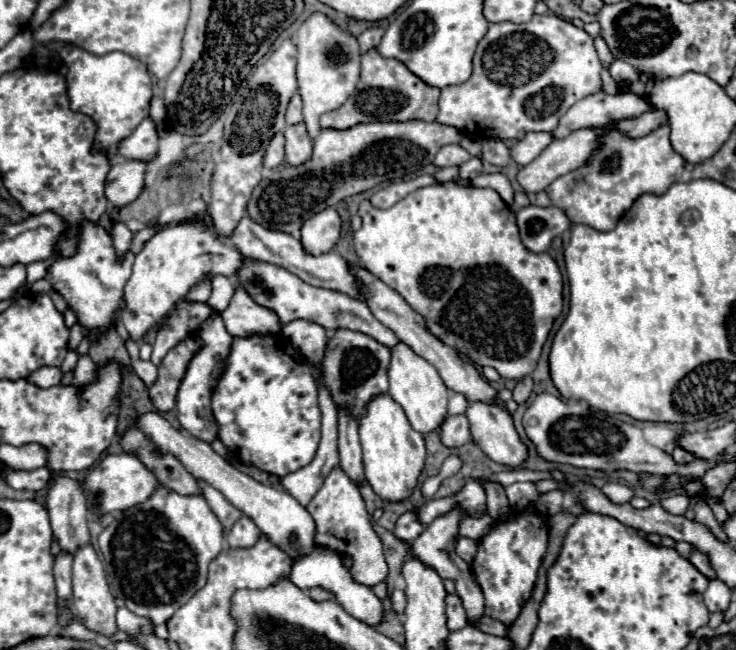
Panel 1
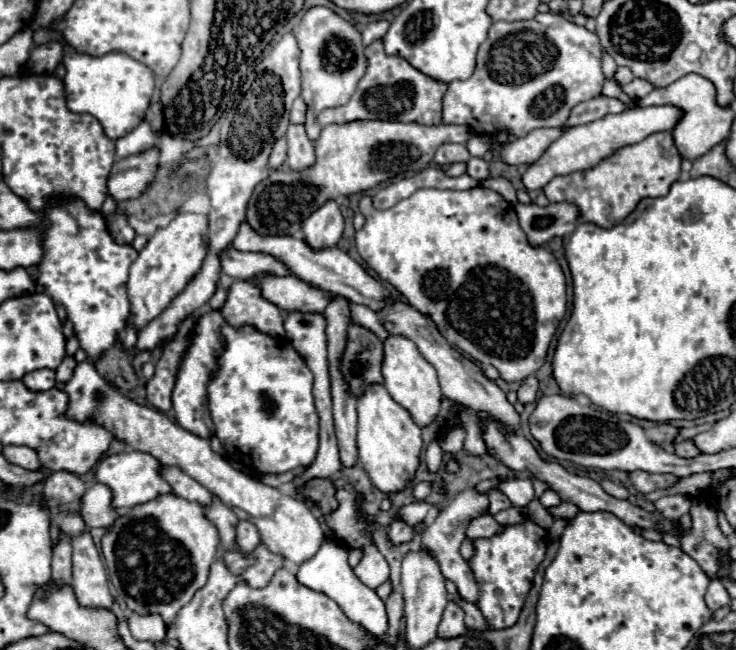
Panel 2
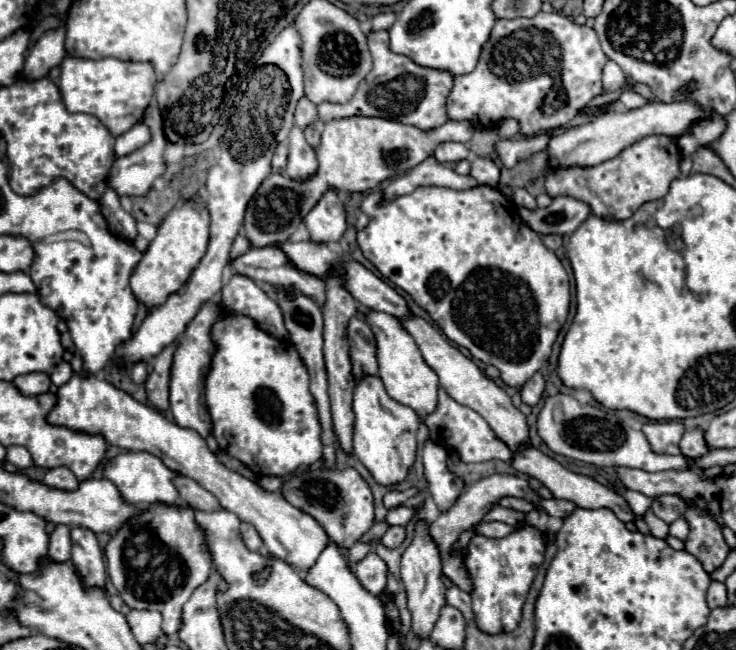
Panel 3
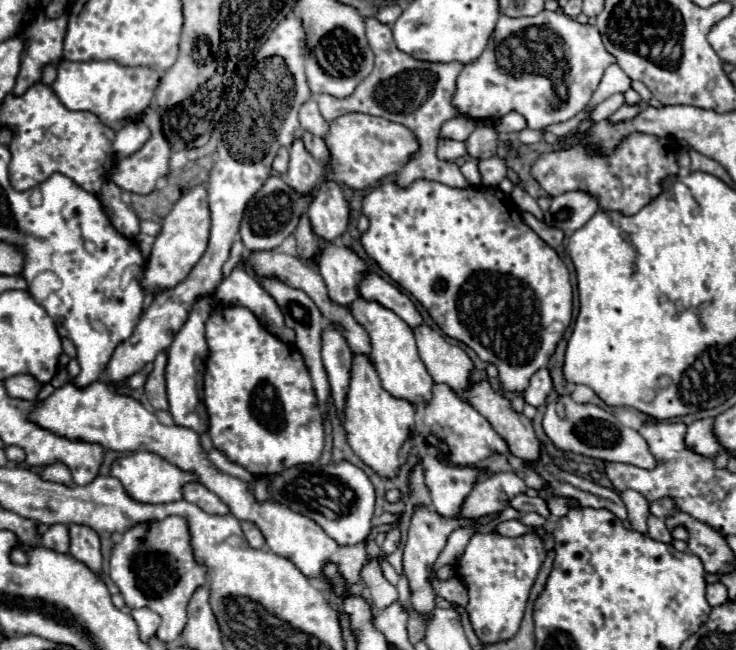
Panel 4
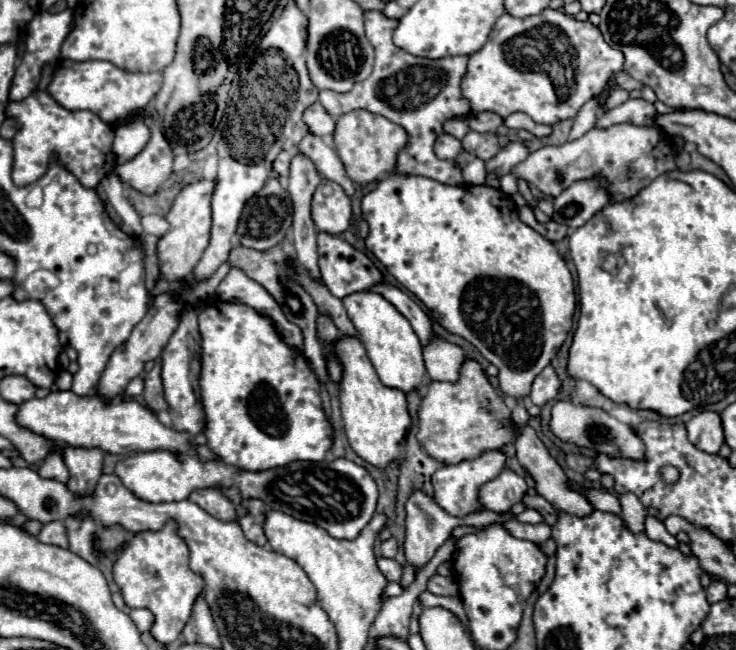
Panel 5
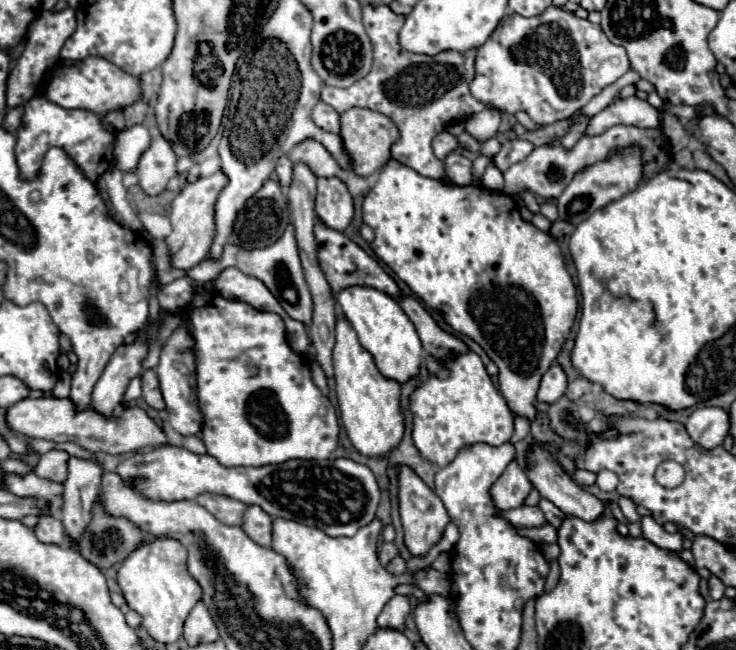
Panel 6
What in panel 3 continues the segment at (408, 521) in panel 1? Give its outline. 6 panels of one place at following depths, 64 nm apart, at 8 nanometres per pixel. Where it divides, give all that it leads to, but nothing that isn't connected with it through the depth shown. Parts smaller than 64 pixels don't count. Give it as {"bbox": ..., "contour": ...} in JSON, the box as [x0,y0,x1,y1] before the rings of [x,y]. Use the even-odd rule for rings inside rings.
{"bbox":[382,526,406,548],"contour":[[[390,526],[388,532],[382,536],[382,544],[386,548],[398,548],[406,538],[406,530],[402,526]]]}

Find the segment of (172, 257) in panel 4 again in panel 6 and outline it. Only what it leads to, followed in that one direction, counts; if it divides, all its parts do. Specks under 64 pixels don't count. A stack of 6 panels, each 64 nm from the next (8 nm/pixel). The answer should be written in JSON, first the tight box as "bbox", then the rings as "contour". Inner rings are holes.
{"bbox":[166,170,228,270],"contour":[[[222,170],[208,178],[198,178],[192,184],[186,184],[178,196],[172,202],[172,212],[170,212],[170,222],[172,222],[172,234],[166,238],[172,254],[172,264],[182,270],[190,270],[198,262],[202,262],[212,246],[212,240],[216,236],[216,224],[214,224],[214,204],[228,184],[228,178]]]}

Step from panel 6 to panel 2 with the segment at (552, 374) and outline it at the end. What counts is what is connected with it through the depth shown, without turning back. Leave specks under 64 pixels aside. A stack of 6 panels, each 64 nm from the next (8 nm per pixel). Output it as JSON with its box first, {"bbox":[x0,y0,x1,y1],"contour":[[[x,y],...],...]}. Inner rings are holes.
{"bbox":[518,376,538,404],"contour":[[[530,376],[522,382],[520,390],[518,390],[518,400],[522,404],[530,404],[536,400],[536,394],[538,394],[538,378],[536,376]]]}

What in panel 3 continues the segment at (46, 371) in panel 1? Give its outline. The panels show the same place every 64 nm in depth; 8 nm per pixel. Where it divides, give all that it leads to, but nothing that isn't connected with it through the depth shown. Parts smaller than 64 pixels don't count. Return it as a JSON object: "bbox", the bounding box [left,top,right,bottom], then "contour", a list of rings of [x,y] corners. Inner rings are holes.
{"bbox":[12,372,50,396],"contour":[[[32,372],[32,374],[22,374],[22,376],[16,376],[12,380],[12,384],[18,388],[20,394],[24,396],[38,396],[38,394],[44,394],[48,392],[50,388],[50,376],[44,376],[40,372]]]}

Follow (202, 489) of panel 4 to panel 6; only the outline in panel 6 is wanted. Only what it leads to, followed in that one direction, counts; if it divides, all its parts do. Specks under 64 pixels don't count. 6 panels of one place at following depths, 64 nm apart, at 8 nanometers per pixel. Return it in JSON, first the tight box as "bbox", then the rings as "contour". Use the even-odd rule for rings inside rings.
{"bbox":[196,494,246,526],"contour":[[[200,494],[196,498],[200,506],[204,506],[210,514],[214,514],[222,524],[228,526],[242,526],[242,518],[246,512],[246,504],[226,498],[226,496],[216,496],[216,494]]]}

